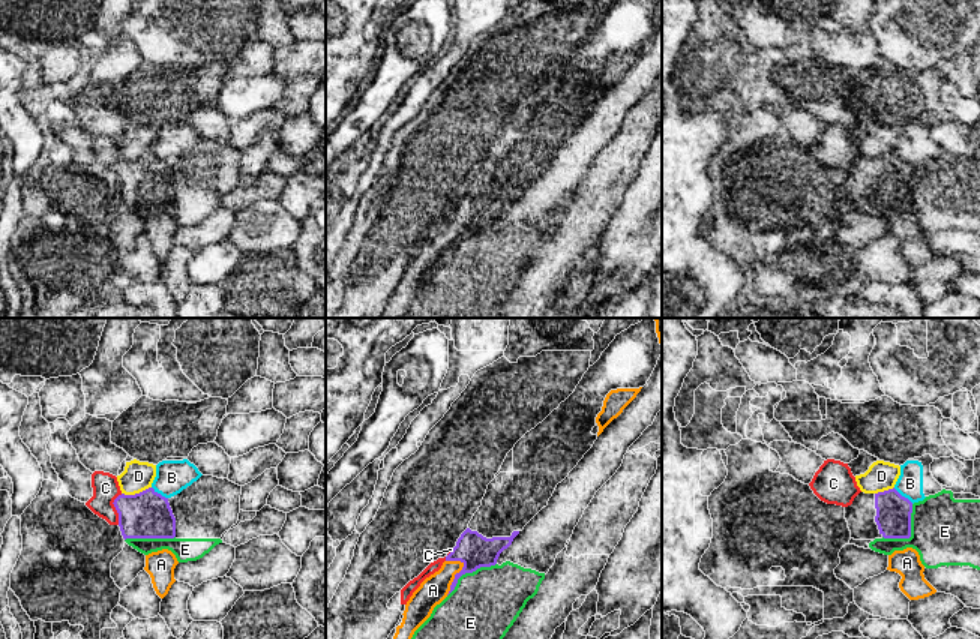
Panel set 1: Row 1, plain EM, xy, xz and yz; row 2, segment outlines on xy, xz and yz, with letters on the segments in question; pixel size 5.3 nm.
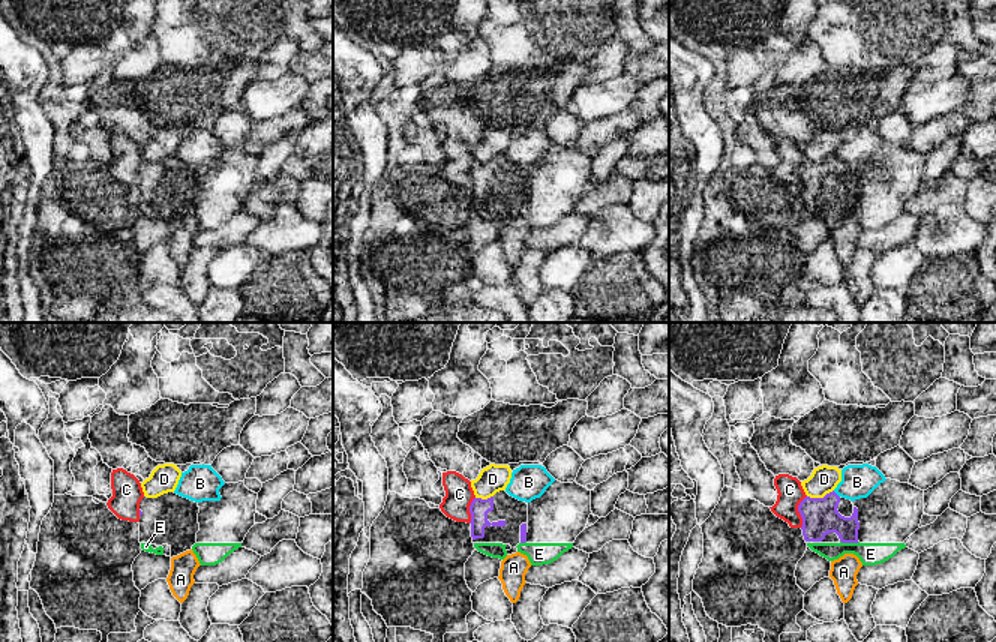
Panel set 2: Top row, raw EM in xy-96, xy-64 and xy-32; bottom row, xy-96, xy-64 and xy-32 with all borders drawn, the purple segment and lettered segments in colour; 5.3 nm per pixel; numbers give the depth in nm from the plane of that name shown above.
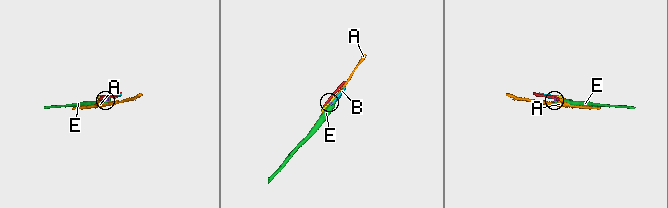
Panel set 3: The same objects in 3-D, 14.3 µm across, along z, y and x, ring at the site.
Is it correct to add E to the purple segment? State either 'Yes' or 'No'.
No

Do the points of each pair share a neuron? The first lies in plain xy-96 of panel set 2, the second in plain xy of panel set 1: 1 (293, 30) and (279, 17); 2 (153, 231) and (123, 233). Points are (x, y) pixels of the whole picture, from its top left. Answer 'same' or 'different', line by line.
1: same
2: same

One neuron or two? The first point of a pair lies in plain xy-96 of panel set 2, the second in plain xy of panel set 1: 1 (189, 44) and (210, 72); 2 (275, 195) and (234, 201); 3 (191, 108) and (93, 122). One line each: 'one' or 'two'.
1: two
2: one
3: one

